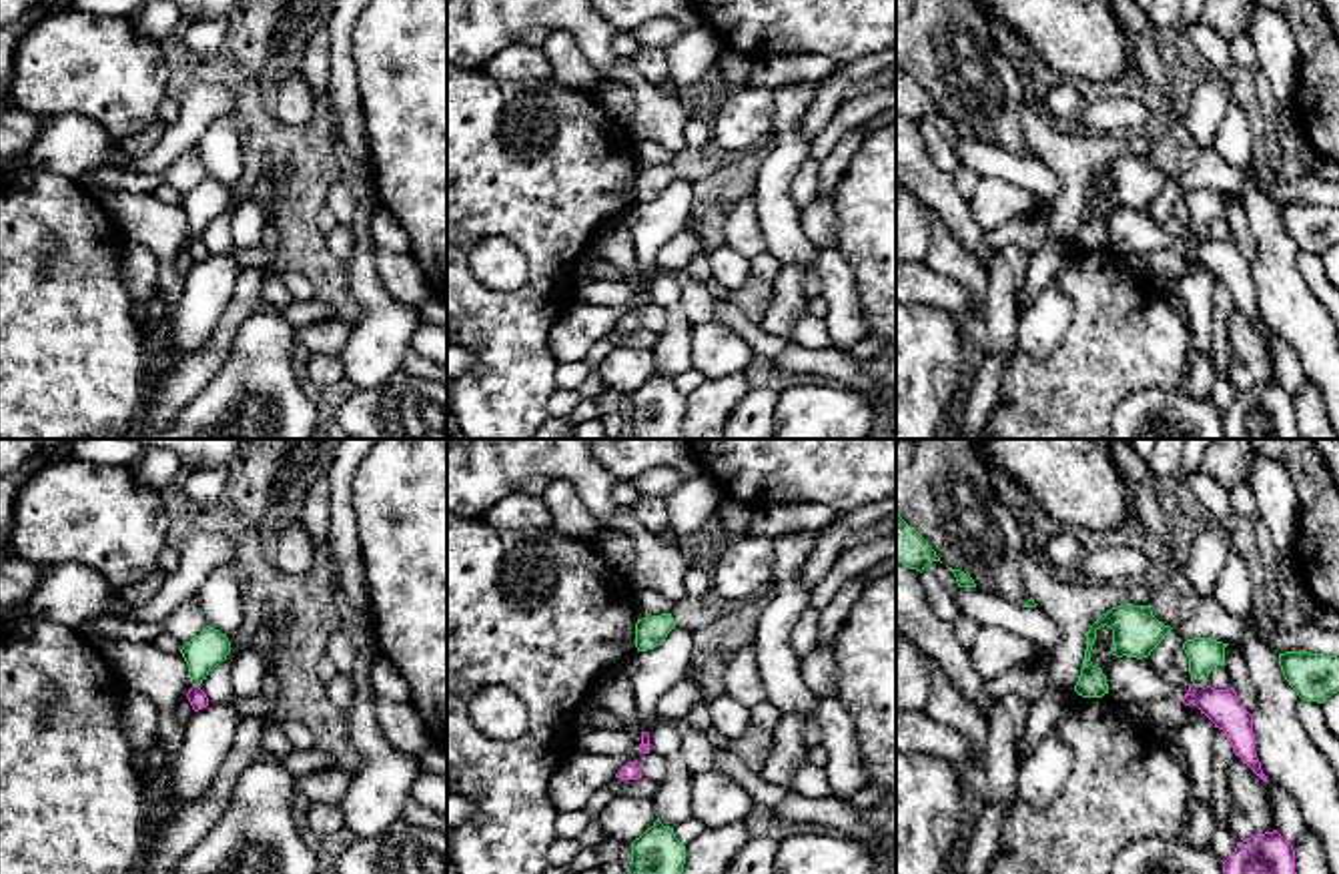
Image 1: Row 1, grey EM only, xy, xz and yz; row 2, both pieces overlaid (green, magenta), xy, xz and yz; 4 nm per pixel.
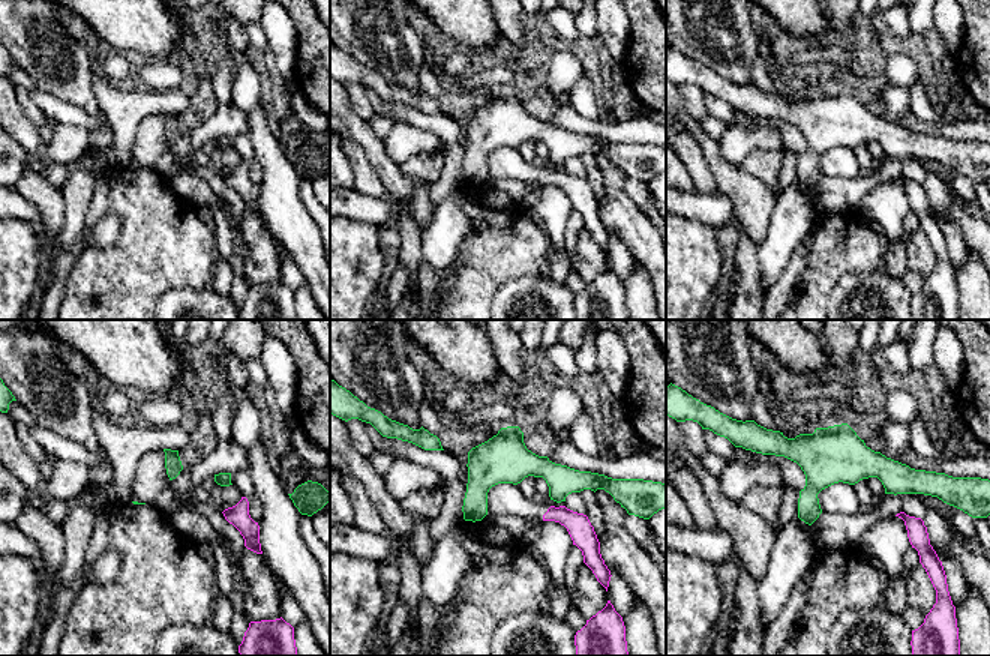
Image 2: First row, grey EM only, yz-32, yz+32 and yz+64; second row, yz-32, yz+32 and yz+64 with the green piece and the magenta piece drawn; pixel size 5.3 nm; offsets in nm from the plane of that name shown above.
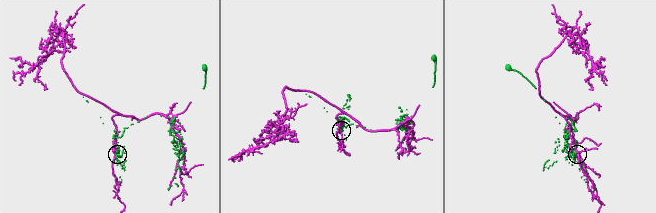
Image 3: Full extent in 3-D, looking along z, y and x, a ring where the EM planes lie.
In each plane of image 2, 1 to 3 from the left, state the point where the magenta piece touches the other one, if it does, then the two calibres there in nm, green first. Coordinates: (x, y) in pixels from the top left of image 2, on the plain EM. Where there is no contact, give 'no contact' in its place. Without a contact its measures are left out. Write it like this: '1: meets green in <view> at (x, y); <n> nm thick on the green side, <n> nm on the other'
1: no contact
2: no contact
3: no contact

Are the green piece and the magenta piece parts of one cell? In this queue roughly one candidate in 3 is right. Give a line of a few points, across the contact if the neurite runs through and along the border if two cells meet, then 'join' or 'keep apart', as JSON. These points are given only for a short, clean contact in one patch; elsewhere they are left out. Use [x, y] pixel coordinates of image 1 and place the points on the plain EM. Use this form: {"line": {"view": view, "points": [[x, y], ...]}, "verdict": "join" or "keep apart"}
{"line": {"view": "yz", "points": [[1193, 233], [1205, 235]]}, "verdict": "keep apart"}

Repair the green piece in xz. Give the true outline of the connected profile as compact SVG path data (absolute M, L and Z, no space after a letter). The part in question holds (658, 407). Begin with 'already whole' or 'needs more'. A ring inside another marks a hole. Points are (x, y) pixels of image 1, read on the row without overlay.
already whole; M653 373L631 393L631 425L635 439L686 439L682 431L686 397L676 389L674 379Z

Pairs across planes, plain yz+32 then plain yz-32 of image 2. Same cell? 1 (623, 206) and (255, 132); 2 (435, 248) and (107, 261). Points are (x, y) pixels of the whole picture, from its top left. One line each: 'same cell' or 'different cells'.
1: same cell
2: different cells

